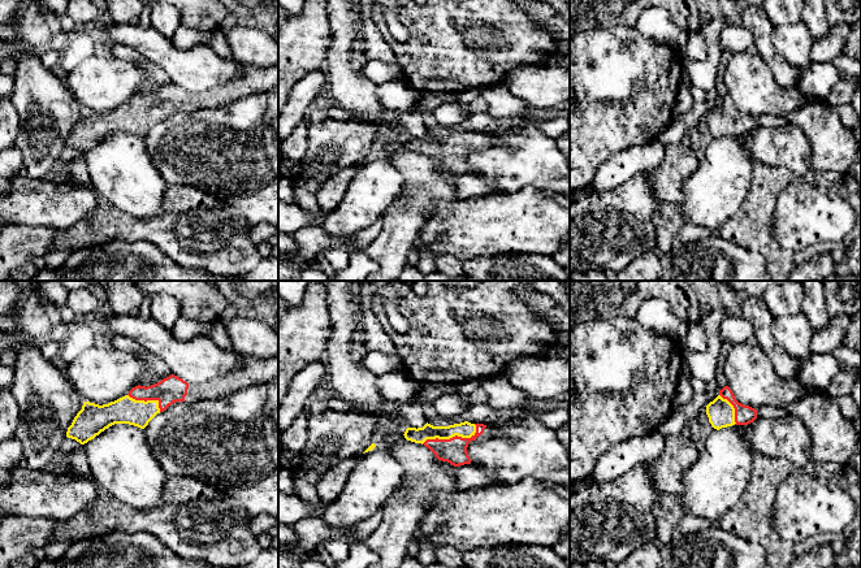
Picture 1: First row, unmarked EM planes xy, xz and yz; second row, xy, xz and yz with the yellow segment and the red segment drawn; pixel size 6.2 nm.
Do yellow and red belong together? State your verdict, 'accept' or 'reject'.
accept

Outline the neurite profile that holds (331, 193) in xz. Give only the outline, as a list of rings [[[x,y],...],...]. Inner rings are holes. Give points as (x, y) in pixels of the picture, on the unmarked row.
[[[358,165],[349,166],[330,177],[319,187],[316,200],[323,213],[332,212],[341,203],[356,170]]]

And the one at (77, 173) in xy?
[[[82,155],[70,161],[68,175],[65,177],[64,181],[77,183],[81,186],[92,185],[90,173],[85,165],[85,159]]]

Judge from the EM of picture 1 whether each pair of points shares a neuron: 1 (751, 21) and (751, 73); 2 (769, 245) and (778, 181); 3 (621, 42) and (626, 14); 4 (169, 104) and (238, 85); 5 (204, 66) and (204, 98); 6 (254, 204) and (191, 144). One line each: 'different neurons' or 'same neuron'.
1: different neurons
2: same neuron
3: different neurons
4: same neuron
5: different neurons
6: same neuron

